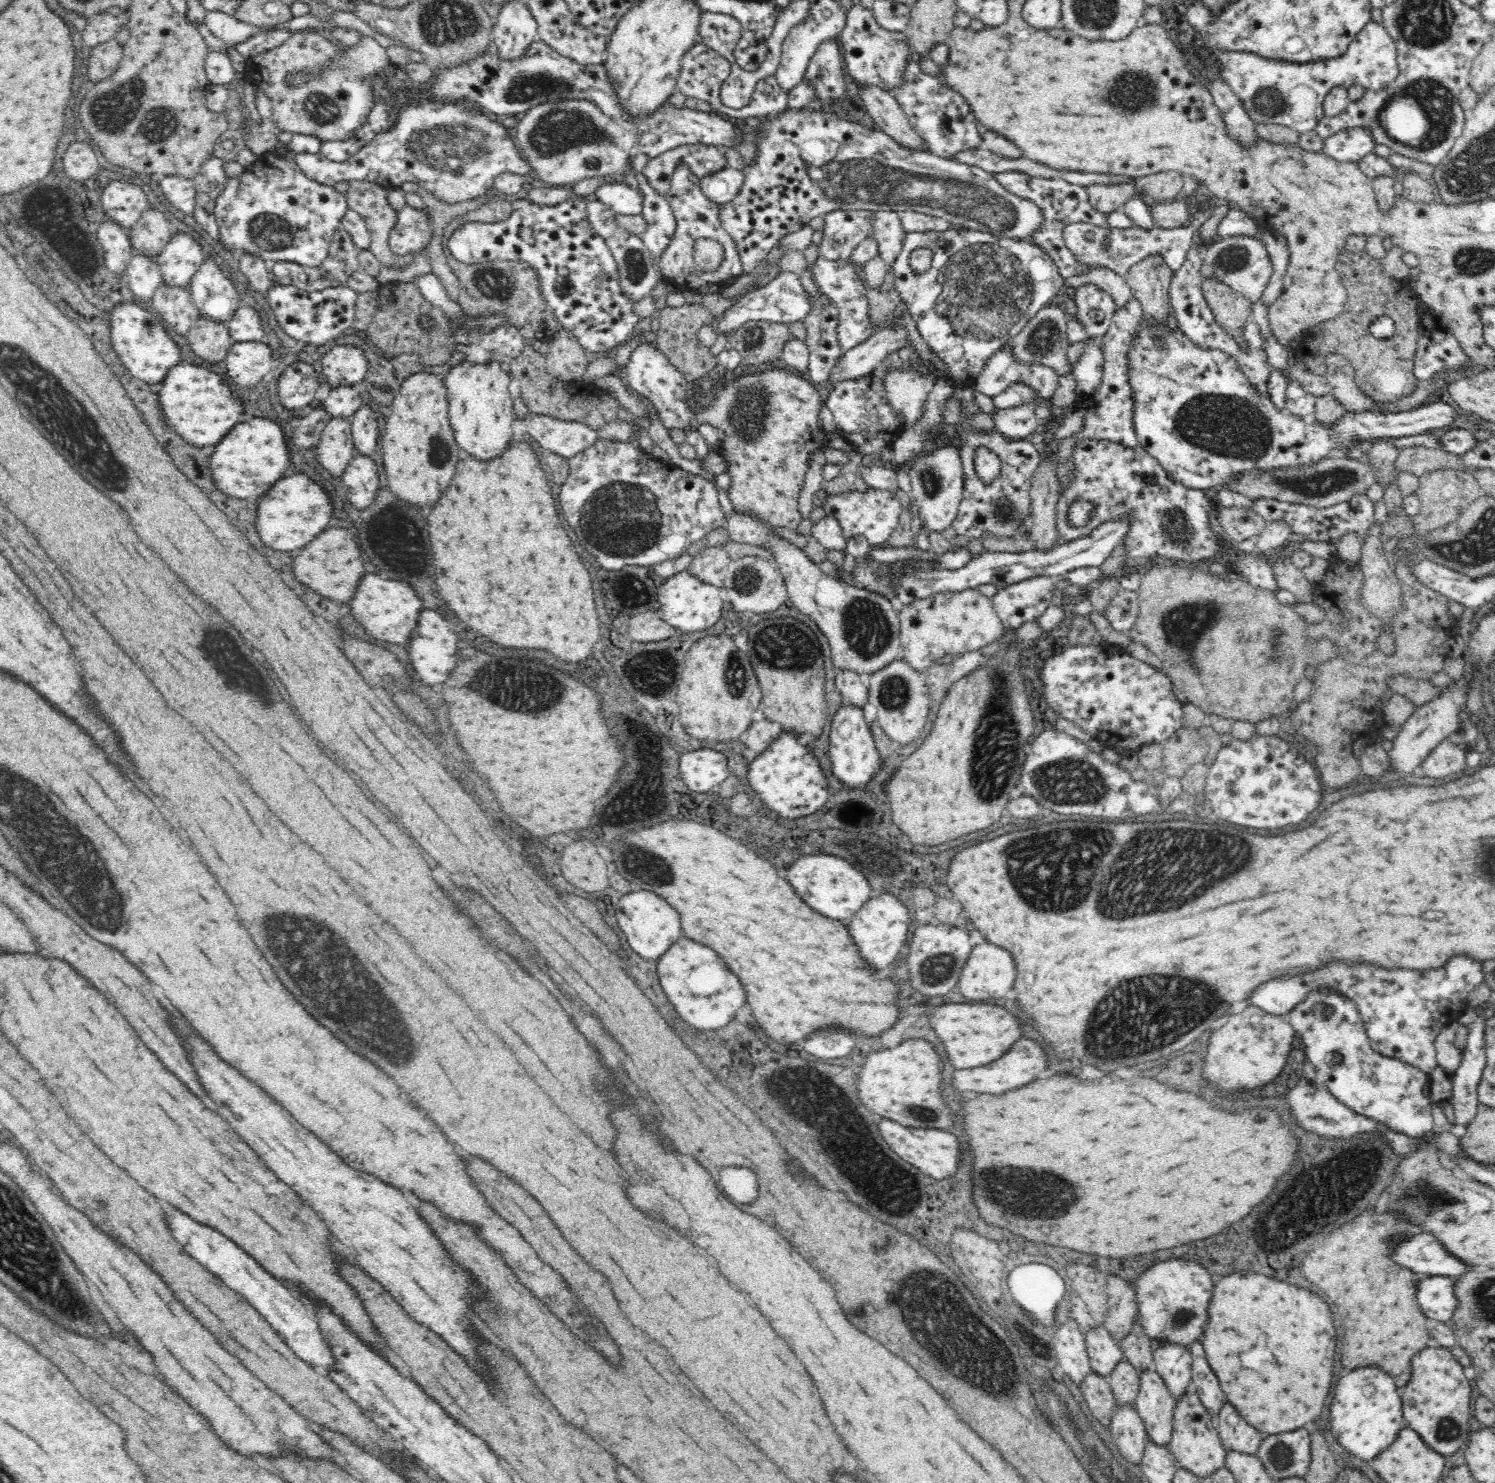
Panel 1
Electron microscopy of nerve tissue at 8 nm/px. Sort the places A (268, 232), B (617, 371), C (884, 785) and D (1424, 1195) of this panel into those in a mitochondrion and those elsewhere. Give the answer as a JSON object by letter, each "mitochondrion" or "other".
{"A":"mitochondrion","B":"other","C":"other","D":"mitochondrion"}

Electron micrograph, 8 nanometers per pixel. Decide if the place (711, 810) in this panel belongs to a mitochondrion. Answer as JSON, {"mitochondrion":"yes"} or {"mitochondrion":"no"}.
{"mitochondrion":"no"}

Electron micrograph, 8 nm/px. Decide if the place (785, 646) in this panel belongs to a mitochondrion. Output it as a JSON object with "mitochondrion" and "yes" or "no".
{"mitochondrion":"yes"}

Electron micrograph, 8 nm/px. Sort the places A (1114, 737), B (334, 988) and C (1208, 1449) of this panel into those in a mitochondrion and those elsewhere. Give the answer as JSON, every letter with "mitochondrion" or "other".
{"A":"other","B":"mitochondrion","C":"other"}

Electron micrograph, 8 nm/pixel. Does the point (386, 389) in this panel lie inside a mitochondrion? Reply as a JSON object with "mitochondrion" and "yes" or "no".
{"mitochondrion":"no"}

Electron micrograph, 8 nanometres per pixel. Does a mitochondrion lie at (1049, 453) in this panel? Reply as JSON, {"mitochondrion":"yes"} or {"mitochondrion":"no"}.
{"mitochondrion":"no"}

